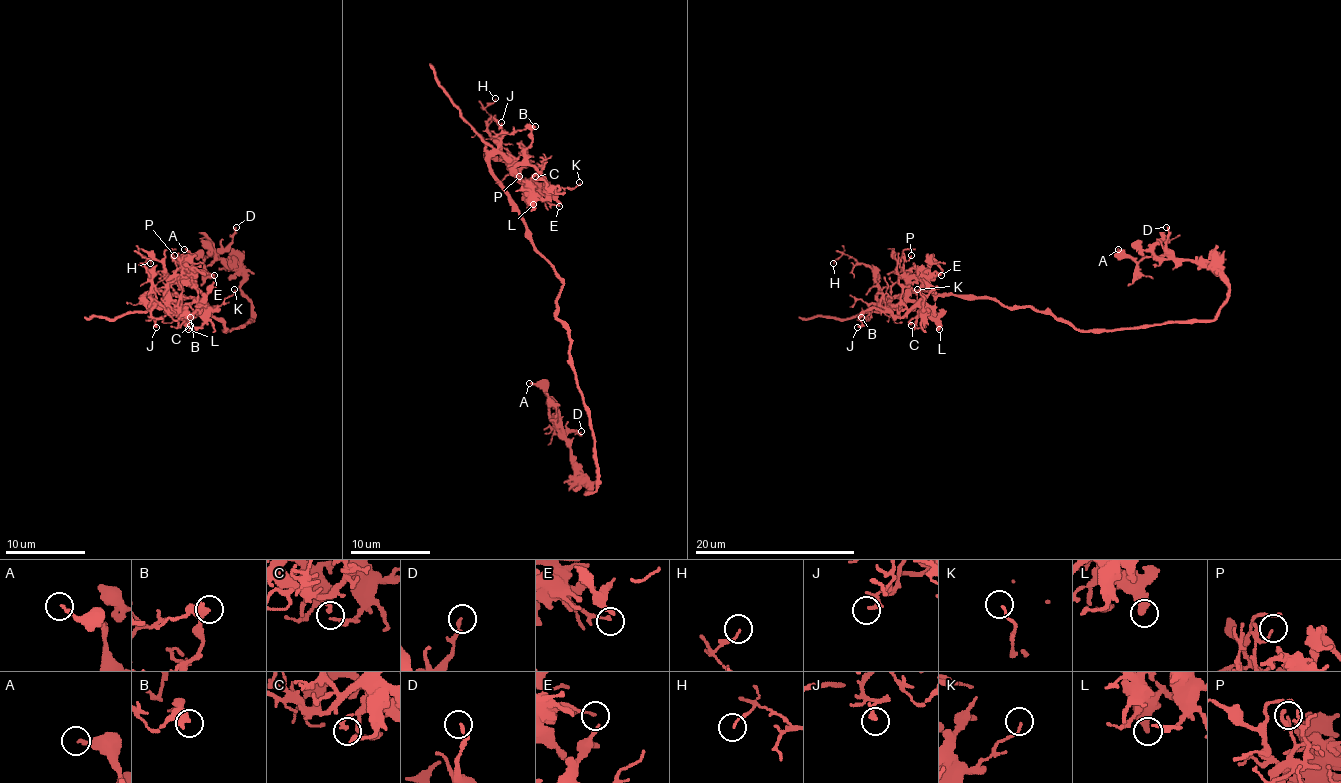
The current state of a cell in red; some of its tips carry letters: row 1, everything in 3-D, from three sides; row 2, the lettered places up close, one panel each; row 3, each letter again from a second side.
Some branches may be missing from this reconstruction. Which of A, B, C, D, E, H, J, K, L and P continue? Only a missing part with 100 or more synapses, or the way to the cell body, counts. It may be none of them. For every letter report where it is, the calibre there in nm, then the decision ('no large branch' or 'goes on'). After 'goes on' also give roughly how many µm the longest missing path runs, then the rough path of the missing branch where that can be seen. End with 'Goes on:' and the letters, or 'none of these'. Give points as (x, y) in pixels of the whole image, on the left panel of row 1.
A: place (184, 249); calibre 190 nm; no large branch
B: place (190, 317); calibre 320 nm; no large branch
C: place (190, 325); calibre 140 nm; no large branch
D: place (236, 227); calibre 170 nm; no large branch
E: place (214, 275); calibre 140 nm; no large branch
H: place (150, 263); calibre 90 nm; no large branch
J: place (156, 327); calibre 160 nm; no large branch
K: place (234, 289); calibre 100 nm; no large branch
L: place (188, 329); calibre 460 nm; no large branch
P: place (174, 255); calibre 110 nm; no large branch
Goes on: none of these

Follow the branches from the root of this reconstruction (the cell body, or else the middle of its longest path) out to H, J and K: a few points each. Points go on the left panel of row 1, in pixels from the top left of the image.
H: (224, 327), (216, 307), (198, 299), (150, 291), (150, 301), (156, 293), (140, 255), (150, 263)
J: (224, 327), (212, 313), (216, 307), (182, 295), (150, 291), (144, 297), (154, 303), (156, 327)
K: (224, 327), (212, 313), (216, 307), (198, 299), (144, 295), (188, 317), (200, 307), (216, 309), (234, 289)

